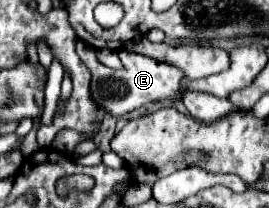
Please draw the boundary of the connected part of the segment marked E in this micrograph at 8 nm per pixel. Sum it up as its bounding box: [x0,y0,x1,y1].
[76,41,182,117]

